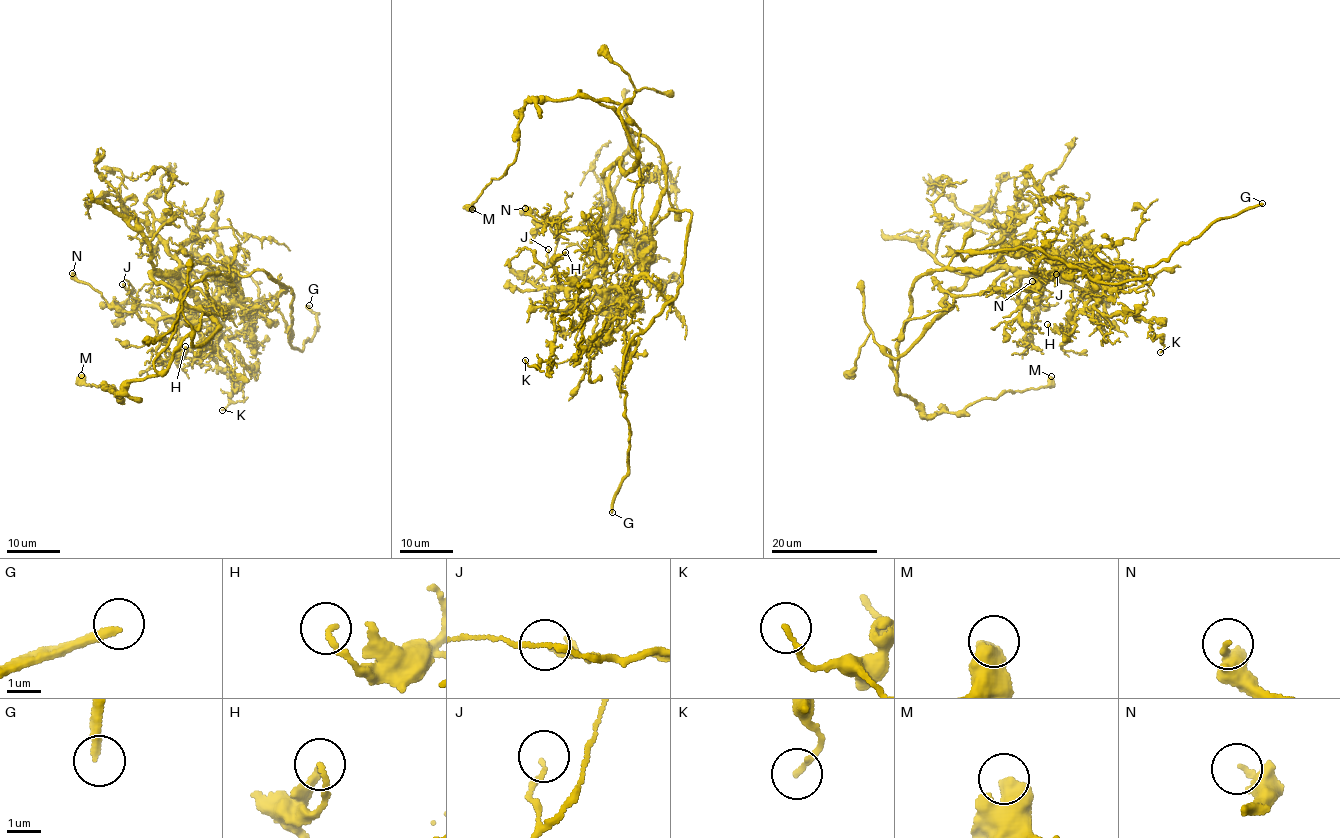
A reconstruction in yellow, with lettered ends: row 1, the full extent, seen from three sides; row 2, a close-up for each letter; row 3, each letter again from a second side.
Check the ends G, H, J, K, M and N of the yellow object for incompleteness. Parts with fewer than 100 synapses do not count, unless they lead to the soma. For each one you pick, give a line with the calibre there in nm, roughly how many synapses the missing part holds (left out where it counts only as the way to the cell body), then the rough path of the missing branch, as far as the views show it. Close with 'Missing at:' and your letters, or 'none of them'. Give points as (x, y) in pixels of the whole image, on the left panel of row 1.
G: Thickness 240 nm. Course of what is missing: (309, 305), (318, 307), (334, 299), (351, 299)
Missing at: G

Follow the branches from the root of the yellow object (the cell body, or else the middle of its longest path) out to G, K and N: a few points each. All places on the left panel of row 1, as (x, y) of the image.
G: (214, 273), (206, 256), (242, 276), (265, 271), (291, 288), (288, 337), (302, 351), (318, 330), (309, 305)
K: (214, 273), (239, 284), (240, 302), (203, 307), (187, 321), (200, 337), (200, 356), (233, 379), (222, 410)
N: (214, 273), (201, 262), (181, 267), (178, 300), (184, 308), (148, 323), (132, 312), (120, 312), (72, 273)

